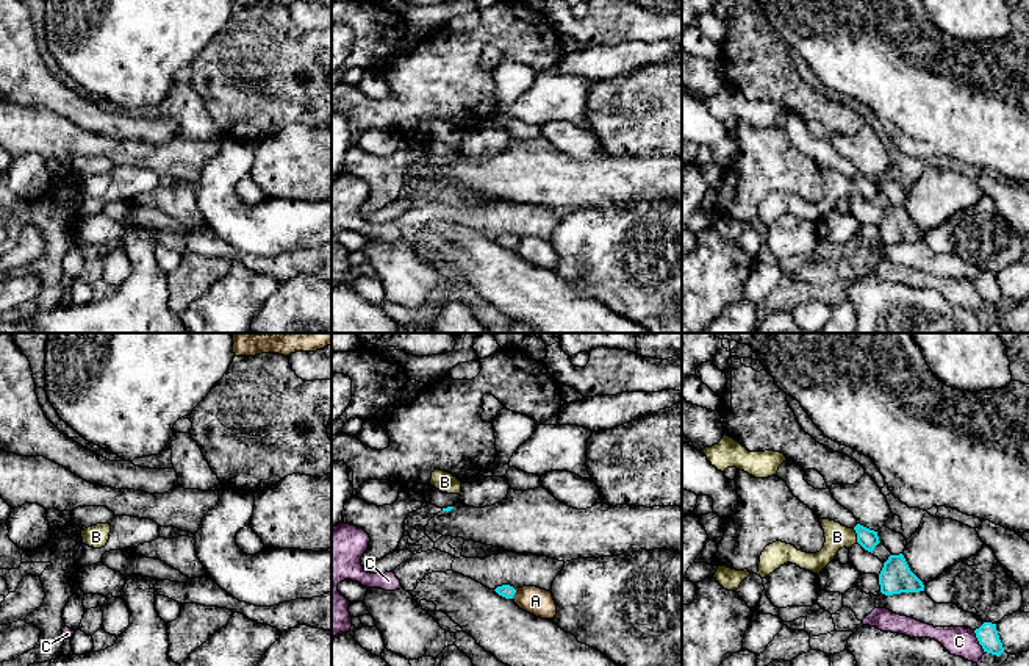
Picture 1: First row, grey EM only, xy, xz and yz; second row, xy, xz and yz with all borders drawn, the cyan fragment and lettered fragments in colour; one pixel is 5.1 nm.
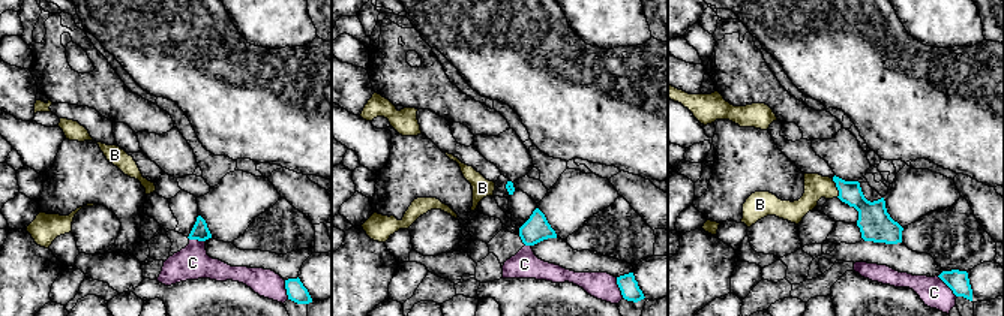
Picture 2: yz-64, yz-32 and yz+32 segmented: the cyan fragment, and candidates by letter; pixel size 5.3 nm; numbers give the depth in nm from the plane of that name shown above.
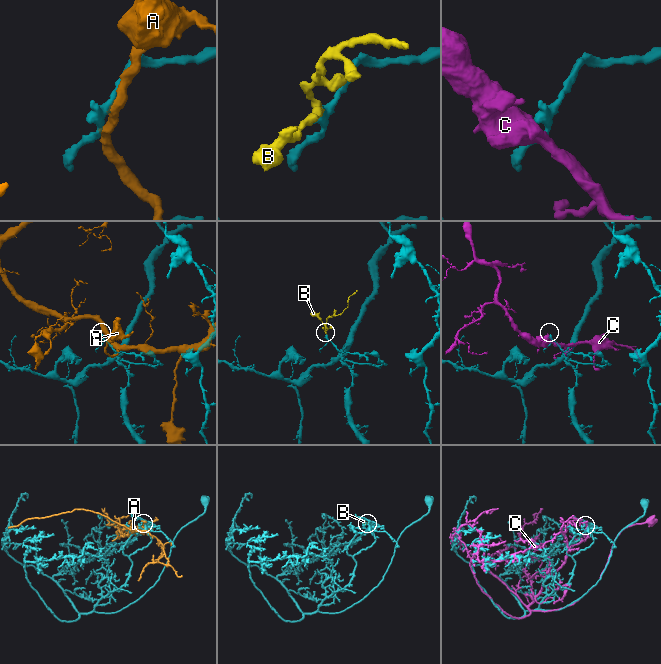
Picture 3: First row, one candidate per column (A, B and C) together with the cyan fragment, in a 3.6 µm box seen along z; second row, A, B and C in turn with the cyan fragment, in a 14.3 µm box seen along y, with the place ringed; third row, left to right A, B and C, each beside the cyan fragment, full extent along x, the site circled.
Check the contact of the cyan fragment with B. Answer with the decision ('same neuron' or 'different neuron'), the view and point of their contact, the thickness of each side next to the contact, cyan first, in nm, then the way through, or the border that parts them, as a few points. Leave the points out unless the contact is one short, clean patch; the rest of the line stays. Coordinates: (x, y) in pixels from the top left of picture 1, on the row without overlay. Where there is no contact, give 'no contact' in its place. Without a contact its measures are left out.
same neuron | yz (857, 185) | 100/130 nm | across yz (868, 189), (857, 185), (837, 186)

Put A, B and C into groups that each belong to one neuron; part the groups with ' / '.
A / B / C

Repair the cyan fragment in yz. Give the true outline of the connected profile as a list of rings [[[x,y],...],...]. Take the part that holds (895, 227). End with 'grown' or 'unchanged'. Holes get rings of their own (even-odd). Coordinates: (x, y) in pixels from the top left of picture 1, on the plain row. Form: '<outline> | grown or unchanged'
[[[902,203],[888,206],[879,224],[879,235],[885,245],[924,241],[923,231],[910,220]]] | unchanged

